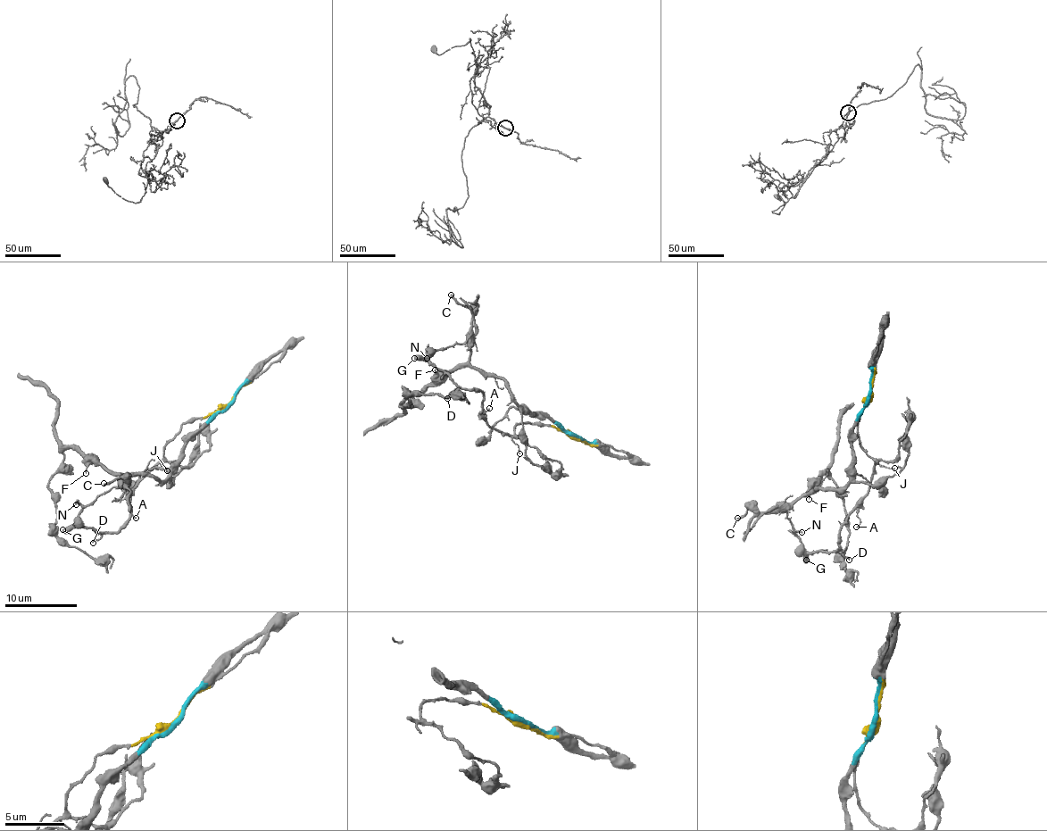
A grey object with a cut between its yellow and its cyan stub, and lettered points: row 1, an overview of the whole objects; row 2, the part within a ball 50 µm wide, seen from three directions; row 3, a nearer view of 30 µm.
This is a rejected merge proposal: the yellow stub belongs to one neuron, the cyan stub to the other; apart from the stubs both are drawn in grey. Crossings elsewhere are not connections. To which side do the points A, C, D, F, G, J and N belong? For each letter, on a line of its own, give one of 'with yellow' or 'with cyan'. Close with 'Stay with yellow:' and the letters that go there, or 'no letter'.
A: with yellow
C: with cyan
D: with yellow
F: with cyan
G: with yellow
J: with yellow
N: with yellow
Stay with yellow: A, D, G, J, N

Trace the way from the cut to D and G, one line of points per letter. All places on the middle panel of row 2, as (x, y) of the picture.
D: (577, 437), (553, 426), (519, 423), (514, 435), (492, 428), (482, 411), (482, 391), (457, 388), (446, 397)
G: (577, 437), (553, 426), (519, 423), (514, 435), (492, 428), (482, 411), (483, 394), (461, 388), (414, 357)

